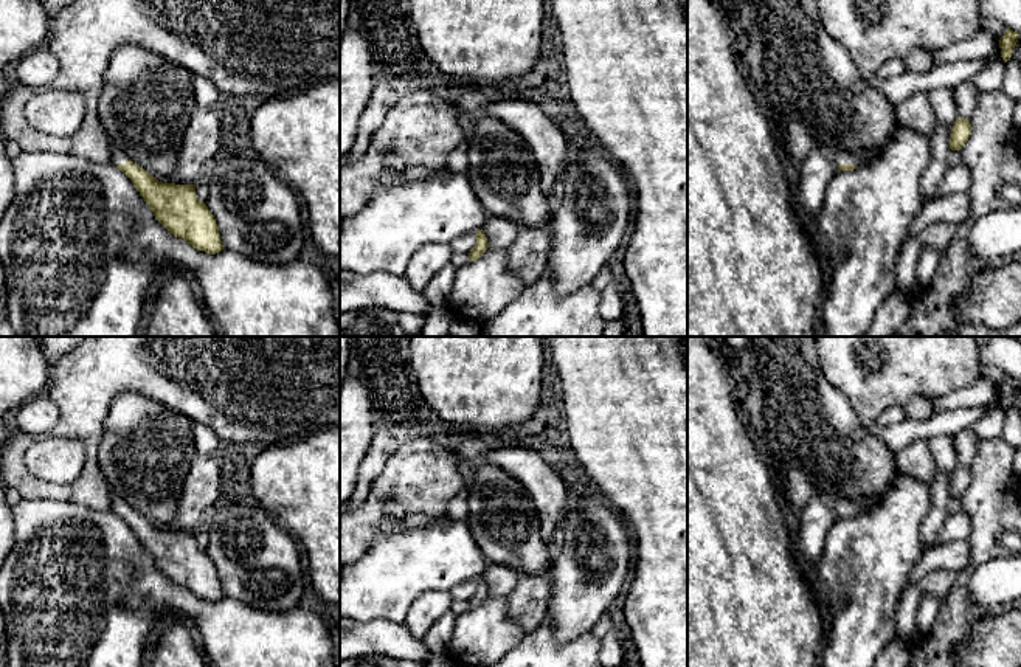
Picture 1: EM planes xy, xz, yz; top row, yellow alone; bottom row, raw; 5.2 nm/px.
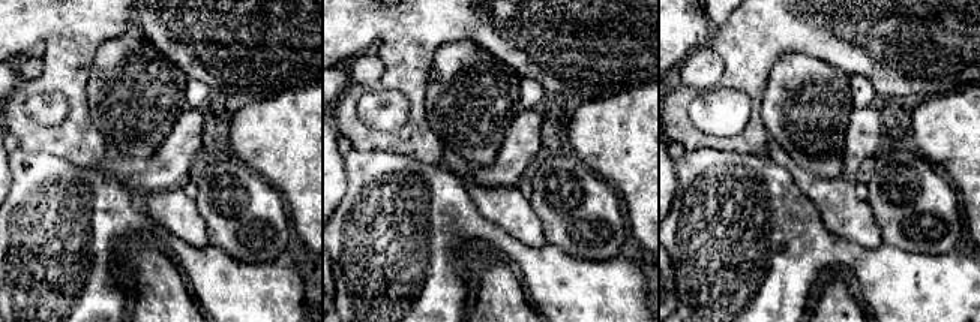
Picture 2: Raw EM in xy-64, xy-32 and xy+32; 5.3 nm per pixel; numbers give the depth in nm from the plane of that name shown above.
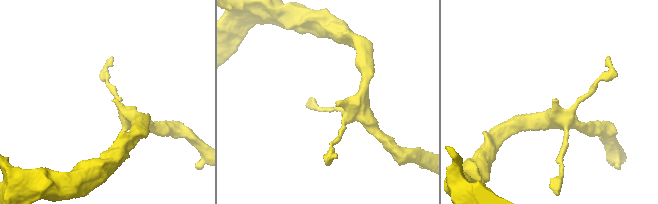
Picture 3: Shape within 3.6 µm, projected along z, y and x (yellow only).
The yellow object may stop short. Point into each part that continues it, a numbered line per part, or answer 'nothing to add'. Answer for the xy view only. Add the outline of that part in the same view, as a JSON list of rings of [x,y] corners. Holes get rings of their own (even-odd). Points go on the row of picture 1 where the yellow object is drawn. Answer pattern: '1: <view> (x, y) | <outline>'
1: xy (117, 155) | [[[112,144],[112,152],[110,152],[110,163],[118,166],[118,164],[124,164],[126,161],[129,161],[130,158],[115,144]]]

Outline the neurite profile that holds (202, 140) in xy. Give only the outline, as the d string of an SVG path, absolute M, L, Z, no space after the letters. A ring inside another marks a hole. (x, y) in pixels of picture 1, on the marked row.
M196 109L183 135L174 172L158 181L194 185L203 164L223 154L222 127L227 115L220 109Z

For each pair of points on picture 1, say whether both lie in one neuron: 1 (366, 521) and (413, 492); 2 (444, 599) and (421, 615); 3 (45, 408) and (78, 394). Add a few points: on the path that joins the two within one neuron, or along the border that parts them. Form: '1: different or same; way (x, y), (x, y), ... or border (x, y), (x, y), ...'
1: same; way (373, 508), (385, 492), (399, 492)
2: same; way (438, 602), (427, 610)
3: different; border (19, 407), (47, 396), (58, 410), (51, 433)

